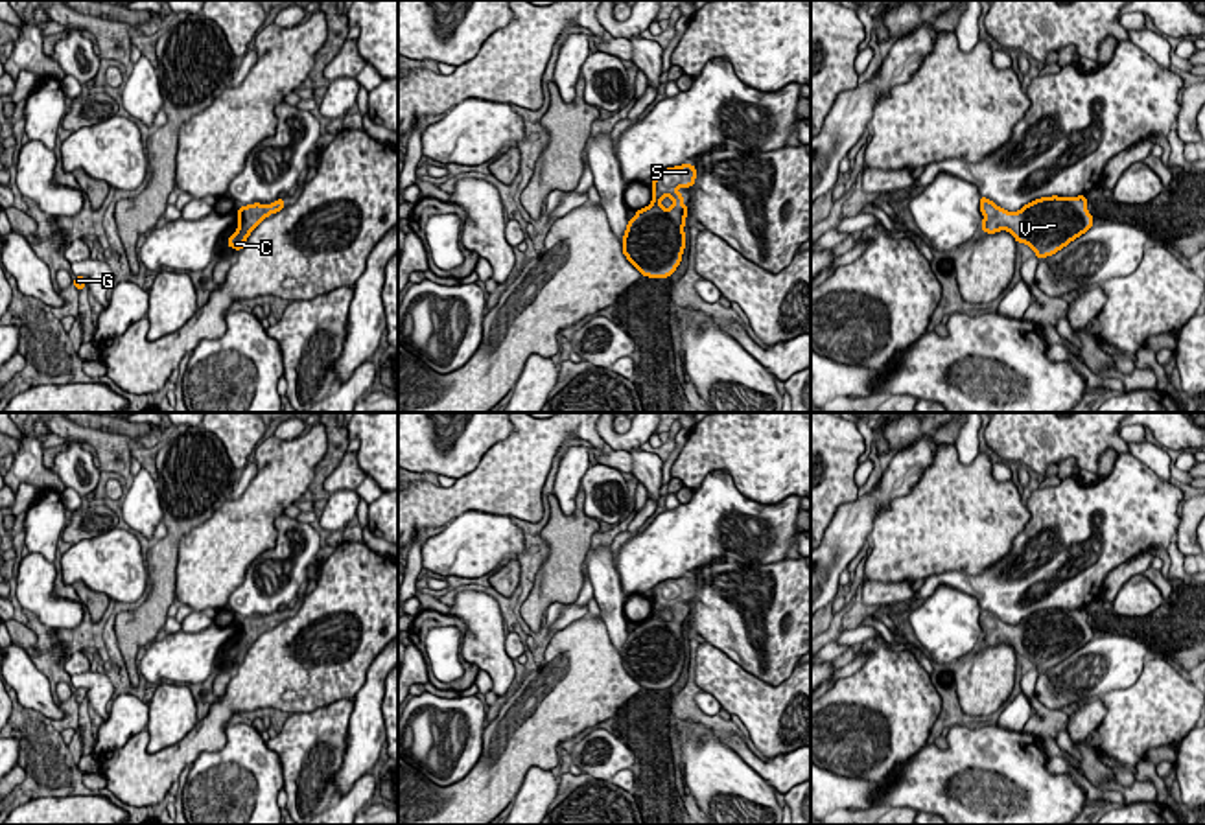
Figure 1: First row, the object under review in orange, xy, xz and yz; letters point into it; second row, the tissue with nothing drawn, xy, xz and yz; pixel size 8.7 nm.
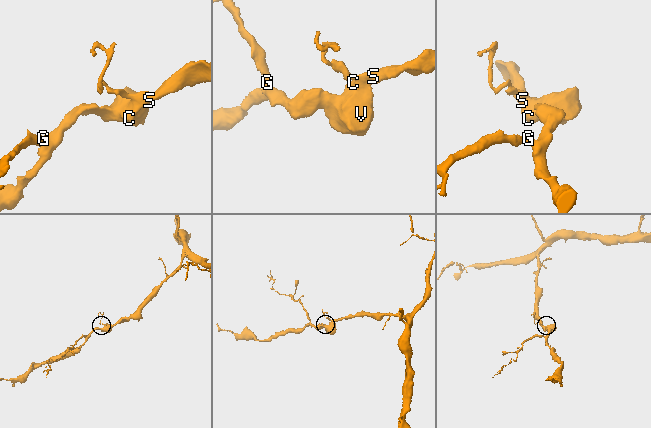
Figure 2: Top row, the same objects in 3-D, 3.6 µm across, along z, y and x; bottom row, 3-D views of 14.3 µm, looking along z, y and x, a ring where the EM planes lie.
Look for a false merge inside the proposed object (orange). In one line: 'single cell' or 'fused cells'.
single cell

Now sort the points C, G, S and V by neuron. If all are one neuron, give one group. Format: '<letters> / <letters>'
C G S V

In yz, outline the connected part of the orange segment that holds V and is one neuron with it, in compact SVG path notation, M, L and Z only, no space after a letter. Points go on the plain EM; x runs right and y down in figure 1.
M1085 608L1041 610L1019 624L1008 624L988 610L980 610L982 645L1010 645L1017 656L1028 657L1035 670L1047 670L1085 646L1093 637Z

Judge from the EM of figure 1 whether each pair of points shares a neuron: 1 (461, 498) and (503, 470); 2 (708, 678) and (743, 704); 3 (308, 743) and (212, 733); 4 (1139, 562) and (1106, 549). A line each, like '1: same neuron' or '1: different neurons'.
1: same neuron
2: same neuron
3: different neurons
4: different neurons

